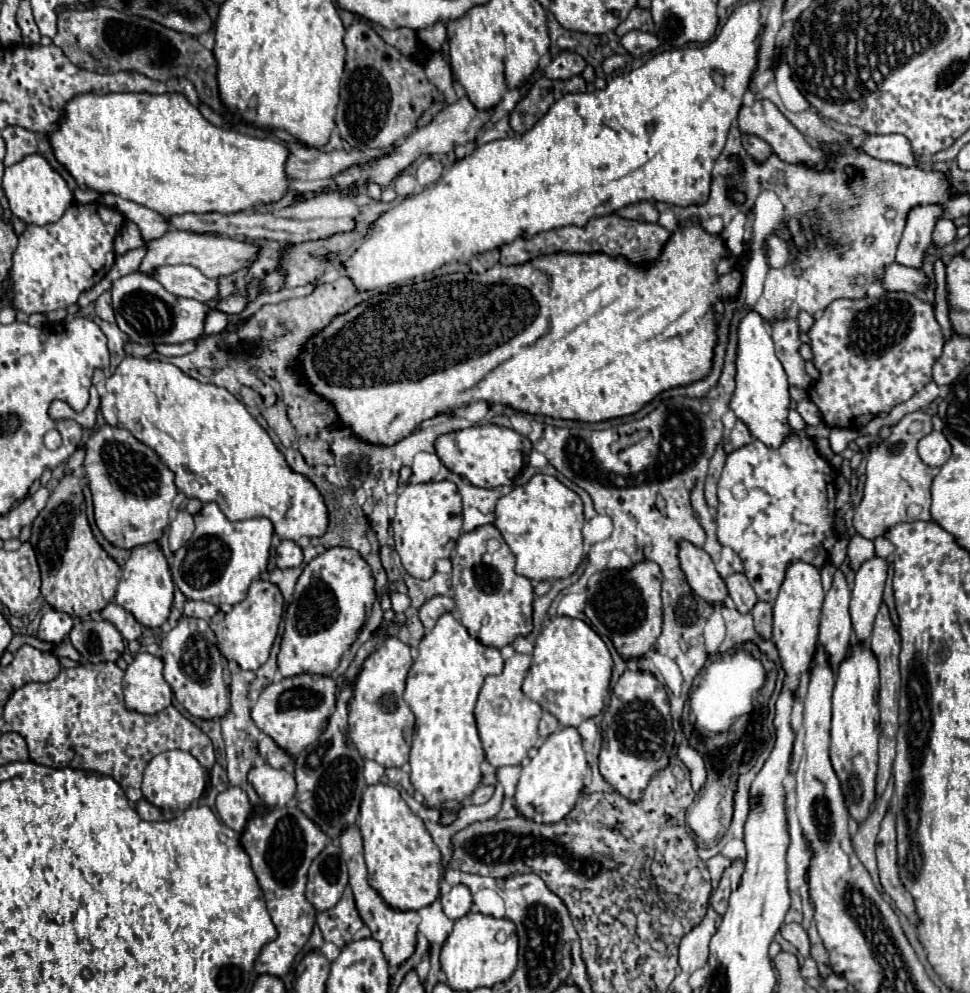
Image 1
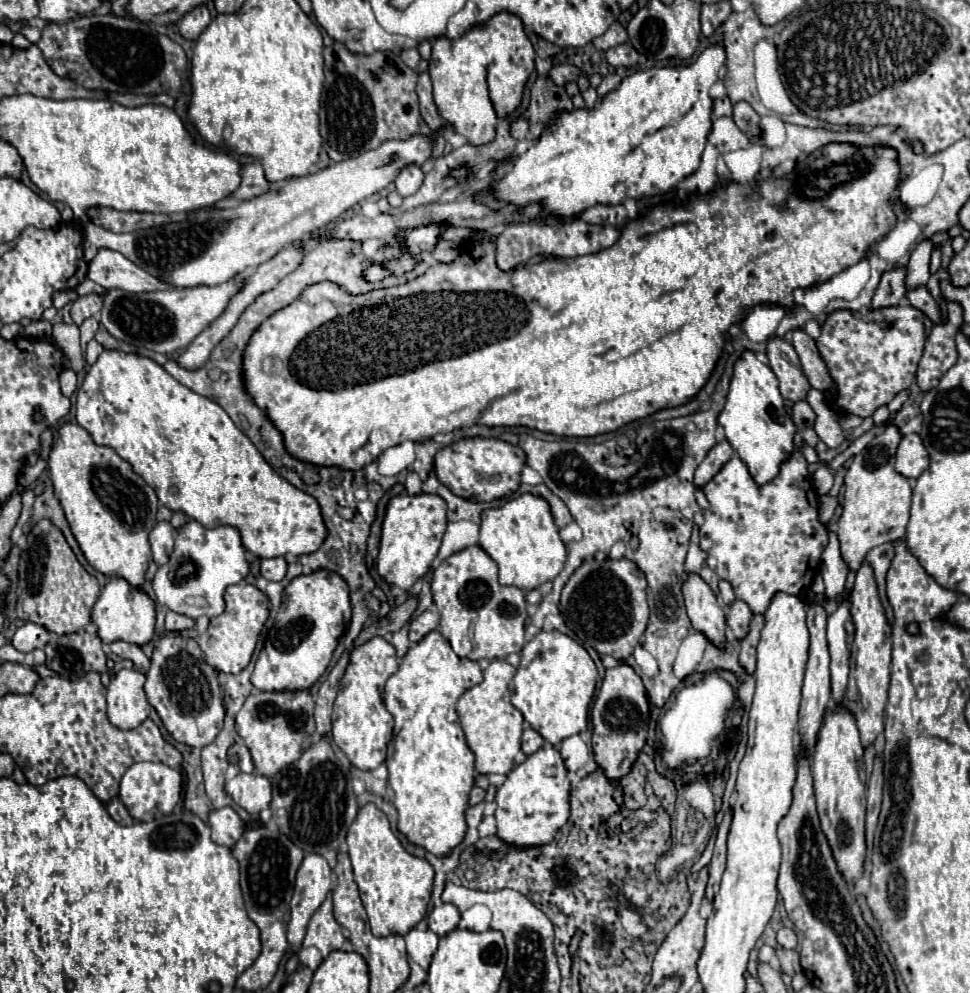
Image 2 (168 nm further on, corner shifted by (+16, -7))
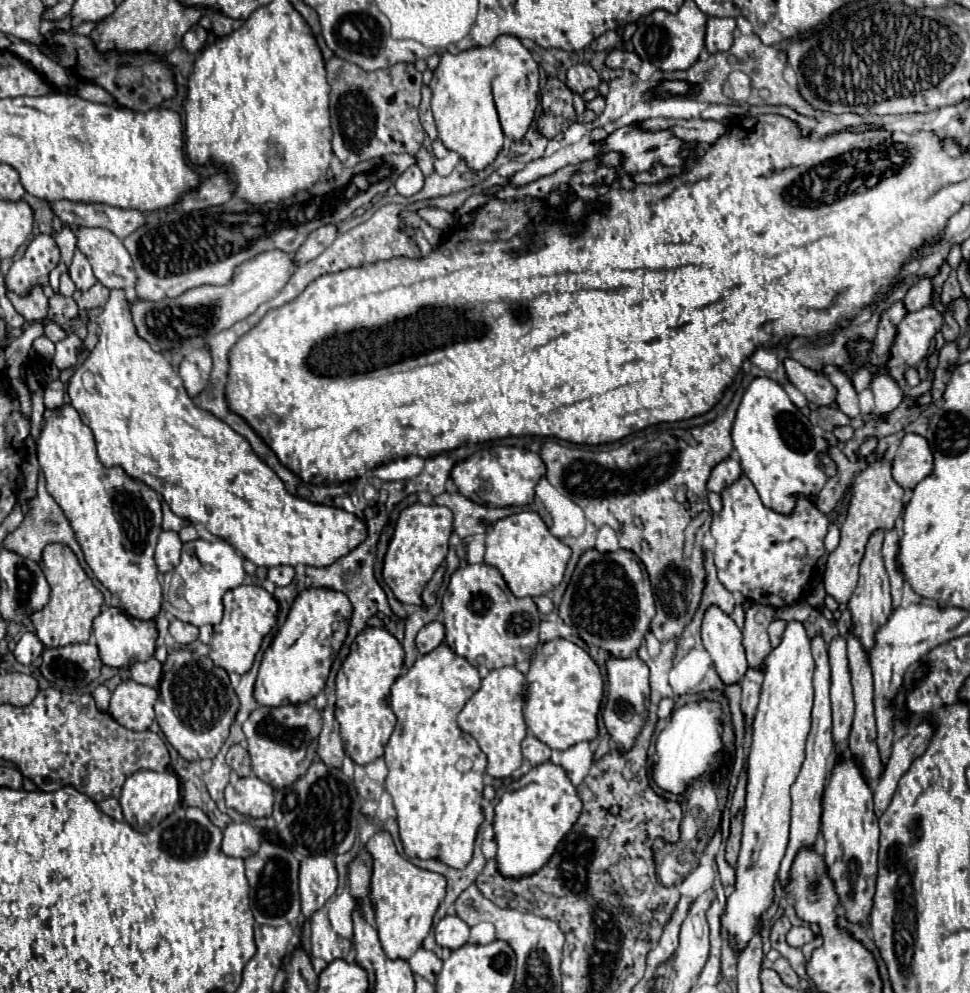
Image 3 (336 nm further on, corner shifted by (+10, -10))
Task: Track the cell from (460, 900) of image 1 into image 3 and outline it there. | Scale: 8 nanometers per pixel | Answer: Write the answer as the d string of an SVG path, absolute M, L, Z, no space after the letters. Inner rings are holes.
M444 916L438 924L436 924L436 944L444 946L444 948L460 948L462 944L468 942L468 924L458 918L458 916Z

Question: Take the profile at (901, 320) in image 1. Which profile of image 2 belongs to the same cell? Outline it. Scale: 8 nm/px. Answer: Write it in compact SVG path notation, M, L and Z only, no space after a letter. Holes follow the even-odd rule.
M912 305L884 307L868 313L832 313L816 345L838 385L838 397L834 399L836 409L858 417L870 417L880 405L890 403L896 393L908 389L916 379L924 341L924 313Z

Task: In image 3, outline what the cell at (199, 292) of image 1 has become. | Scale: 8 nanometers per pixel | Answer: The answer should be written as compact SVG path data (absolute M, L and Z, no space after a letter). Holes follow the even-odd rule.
M80 228L76 230L76 238L78 238L78 248L86 254L86 258L92 264L94 276L98 278L98 282L110 290L134 290L136 286L136 272L134 272L134 264L132 258L128 256L128 250L122 246L122 240L116 238L110 230L104 228Z

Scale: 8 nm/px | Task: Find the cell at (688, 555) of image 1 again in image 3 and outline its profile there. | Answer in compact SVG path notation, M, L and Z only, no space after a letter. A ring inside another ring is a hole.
M710 606L702 620L702 642L710 652L716 672L724 684L740 682L748 662L742 648L742 632L718 606Z

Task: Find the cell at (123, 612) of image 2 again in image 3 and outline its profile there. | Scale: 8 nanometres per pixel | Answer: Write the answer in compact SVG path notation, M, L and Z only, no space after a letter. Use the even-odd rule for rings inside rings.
M110 606L94 618L94 636L98 640L100 658L106 666L128 668L134 660L152 658L158 640L158 628L154 620L138 620L134 616L128 616L120 606Z

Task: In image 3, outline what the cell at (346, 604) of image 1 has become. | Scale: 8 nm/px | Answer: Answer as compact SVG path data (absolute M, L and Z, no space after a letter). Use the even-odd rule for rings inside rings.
M306 588L302 590L288 612L284 626L274 636L270 648L266 650L258 678L254 684L254 698L262 706L282 706L282 704L300 704L314 698L326 684L330 674L334 650L324 646L340 622L352 618L352 604L344 592L330 588Z

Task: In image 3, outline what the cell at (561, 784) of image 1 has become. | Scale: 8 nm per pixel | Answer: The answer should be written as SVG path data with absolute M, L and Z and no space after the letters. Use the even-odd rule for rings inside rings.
M554 762L534 766L520 780L514 780L500 802L496 804L494 832L496 832L496 862L504 876L528 876L550 860L558 842L568 834L582 812L582 802L576 788L570 784L566 770Z

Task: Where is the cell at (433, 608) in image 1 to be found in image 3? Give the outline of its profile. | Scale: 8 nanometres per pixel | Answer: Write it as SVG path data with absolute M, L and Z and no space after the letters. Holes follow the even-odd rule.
M438 620L426 624L416 636L416 646L418 646L420 654L426 654L426 652L434 650L442 642L444 642L444 624L438 622Z

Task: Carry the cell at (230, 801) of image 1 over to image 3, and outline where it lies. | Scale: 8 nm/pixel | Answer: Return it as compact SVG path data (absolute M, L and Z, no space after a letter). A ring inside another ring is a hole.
M230 822L222 834L222 852L228 856L248 858L260 846L260 834L250 822Z

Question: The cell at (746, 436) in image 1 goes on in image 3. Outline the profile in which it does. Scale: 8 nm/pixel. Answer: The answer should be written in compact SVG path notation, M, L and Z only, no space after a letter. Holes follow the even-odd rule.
M728 456L728 458L722 460L718 466L712 468L712 474L710 474L708 484L706 484L708 492L718 492L718 494L720 494L726 486L730 486L734 480L738 480L740 472L742 472L742 470L740 470L738 460L734 460L732 456Z

